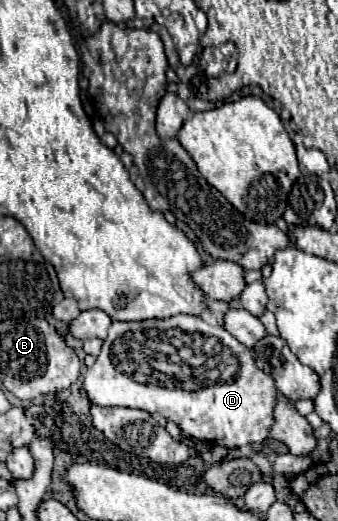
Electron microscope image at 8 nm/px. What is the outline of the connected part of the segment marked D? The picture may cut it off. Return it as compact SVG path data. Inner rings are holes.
M178 314L164 320L152 318L140 322L112 322L96 364L86 370L86 384L82 382L82 394L88 398L90 404L96 406L138 408L150 414L158 412L198 440L216 442L226 448L240 448L246 444L262 444L268 438L272 408L278 390L274 388L274 380L270 378L270 374L262 374L262 370L254 366L252 350L242 346L222 326L208 324L200 316ZM156 356L164 356L162 360L168 362L168 368L158 368L158 364L150 364L150 358L158 360Z

